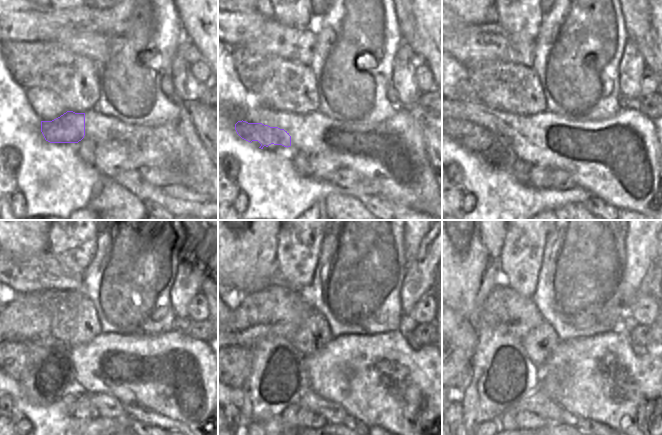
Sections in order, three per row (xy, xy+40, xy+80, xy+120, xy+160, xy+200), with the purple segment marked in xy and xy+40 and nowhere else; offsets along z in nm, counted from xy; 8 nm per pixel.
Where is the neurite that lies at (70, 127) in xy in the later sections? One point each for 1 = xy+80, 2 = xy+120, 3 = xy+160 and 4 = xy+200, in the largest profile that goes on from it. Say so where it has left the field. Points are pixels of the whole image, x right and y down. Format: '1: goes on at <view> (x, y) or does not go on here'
1: goes on at xy+80 (466, 133)
2: goes on at xy+120 (14, 358)
3: goes on at xy+160 (238, 359)
4: goes on at xy+200 (462, 362)

